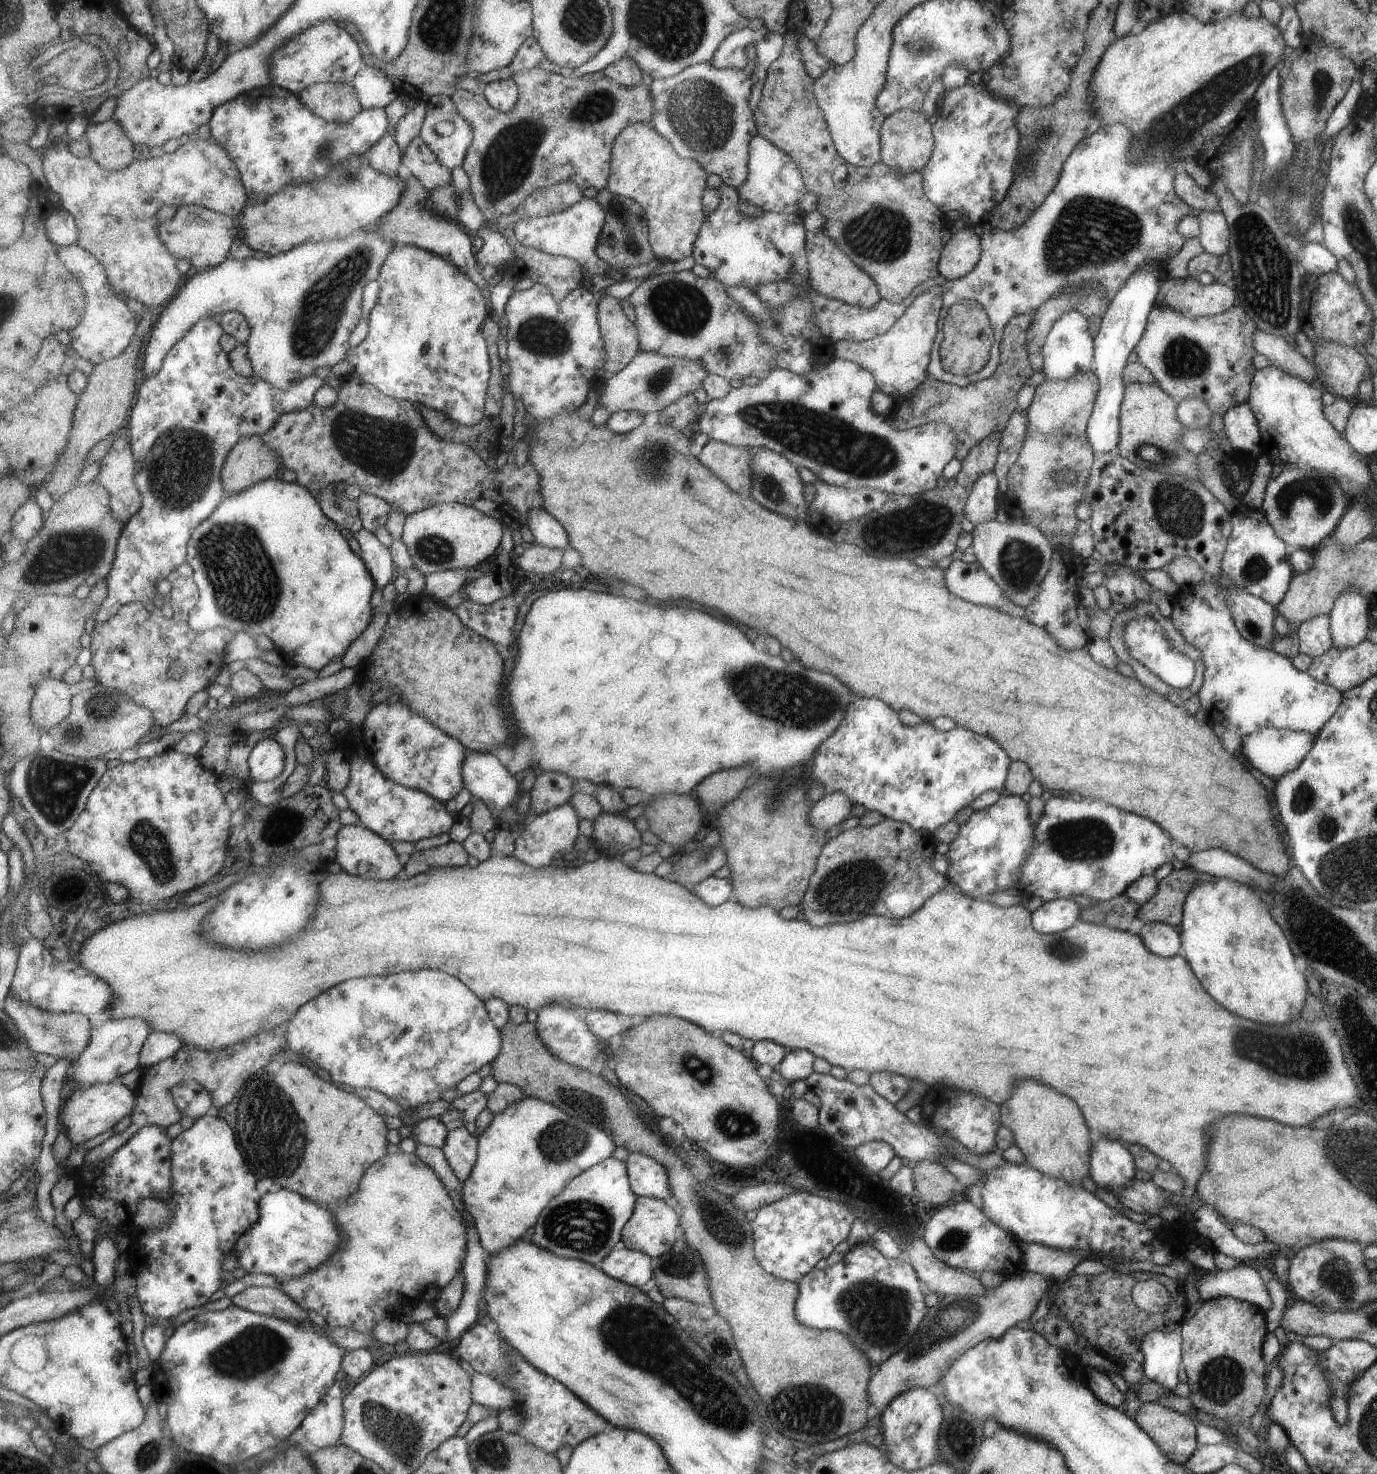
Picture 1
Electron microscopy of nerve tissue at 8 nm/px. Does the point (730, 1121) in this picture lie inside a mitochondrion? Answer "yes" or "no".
yes

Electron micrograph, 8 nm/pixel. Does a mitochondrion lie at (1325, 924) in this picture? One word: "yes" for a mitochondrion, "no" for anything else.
yes

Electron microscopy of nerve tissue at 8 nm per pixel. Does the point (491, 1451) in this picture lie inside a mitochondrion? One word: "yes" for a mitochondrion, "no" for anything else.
yes

